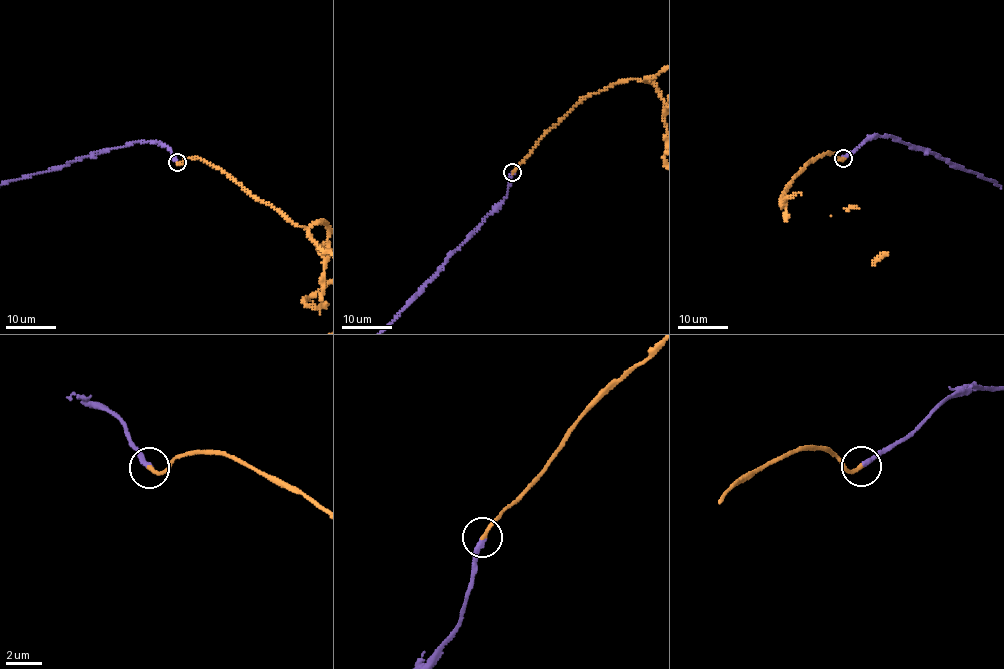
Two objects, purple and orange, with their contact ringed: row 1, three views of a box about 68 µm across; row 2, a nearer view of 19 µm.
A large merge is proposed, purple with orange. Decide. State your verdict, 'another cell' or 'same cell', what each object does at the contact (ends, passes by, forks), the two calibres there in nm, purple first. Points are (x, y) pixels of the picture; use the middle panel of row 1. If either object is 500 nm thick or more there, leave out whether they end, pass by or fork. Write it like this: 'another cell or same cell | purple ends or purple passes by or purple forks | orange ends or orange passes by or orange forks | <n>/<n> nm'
same cell | purple ends | orange ends | 300/220 nm

